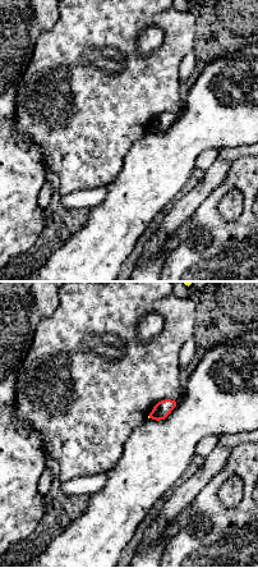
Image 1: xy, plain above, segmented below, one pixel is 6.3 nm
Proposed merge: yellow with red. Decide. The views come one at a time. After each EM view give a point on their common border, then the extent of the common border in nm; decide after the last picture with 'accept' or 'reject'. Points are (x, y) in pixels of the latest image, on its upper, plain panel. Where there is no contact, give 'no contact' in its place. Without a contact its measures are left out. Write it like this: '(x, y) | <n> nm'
no contact

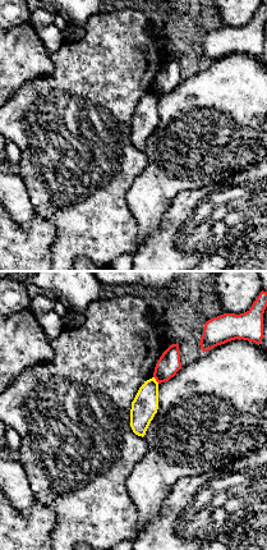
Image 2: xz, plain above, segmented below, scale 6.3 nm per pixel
(155, 94) | 60 nm

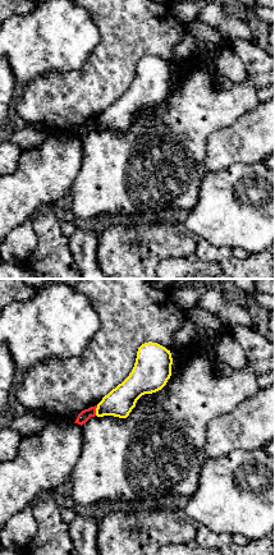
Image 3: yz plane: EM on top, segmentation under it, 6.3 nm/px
(96, 124) | 70 nm

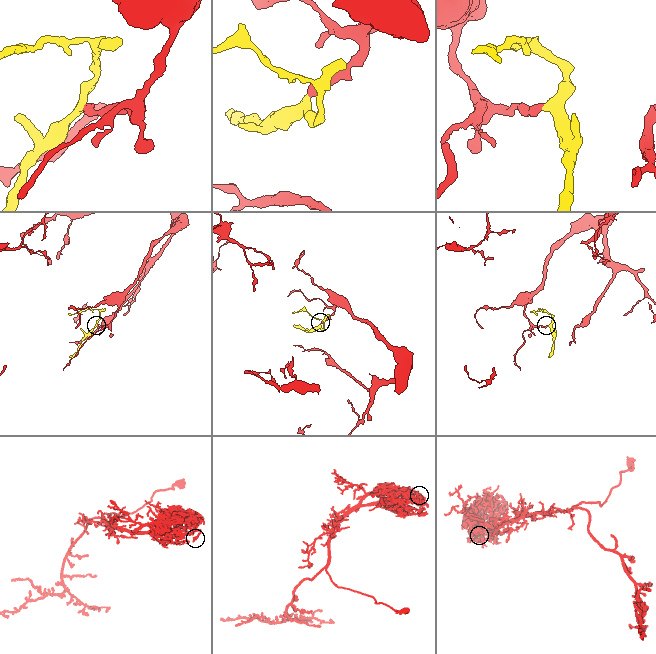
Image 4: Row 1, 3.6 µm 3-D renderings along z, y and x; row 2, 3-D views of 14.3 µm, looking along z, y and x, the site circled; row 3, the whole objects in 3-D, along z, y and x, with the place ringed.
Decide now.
reject

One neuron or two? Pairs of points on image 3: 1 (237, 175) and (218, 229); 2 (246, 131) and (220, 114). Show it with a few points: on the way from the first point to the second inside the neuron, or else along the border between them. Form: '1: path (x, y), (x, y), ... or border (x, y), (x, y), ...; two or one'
1: path (230, 188), (230, 211), (225, 216); one
2: border (257, 105), (234, 122), (214, 131), (207, 140); two

